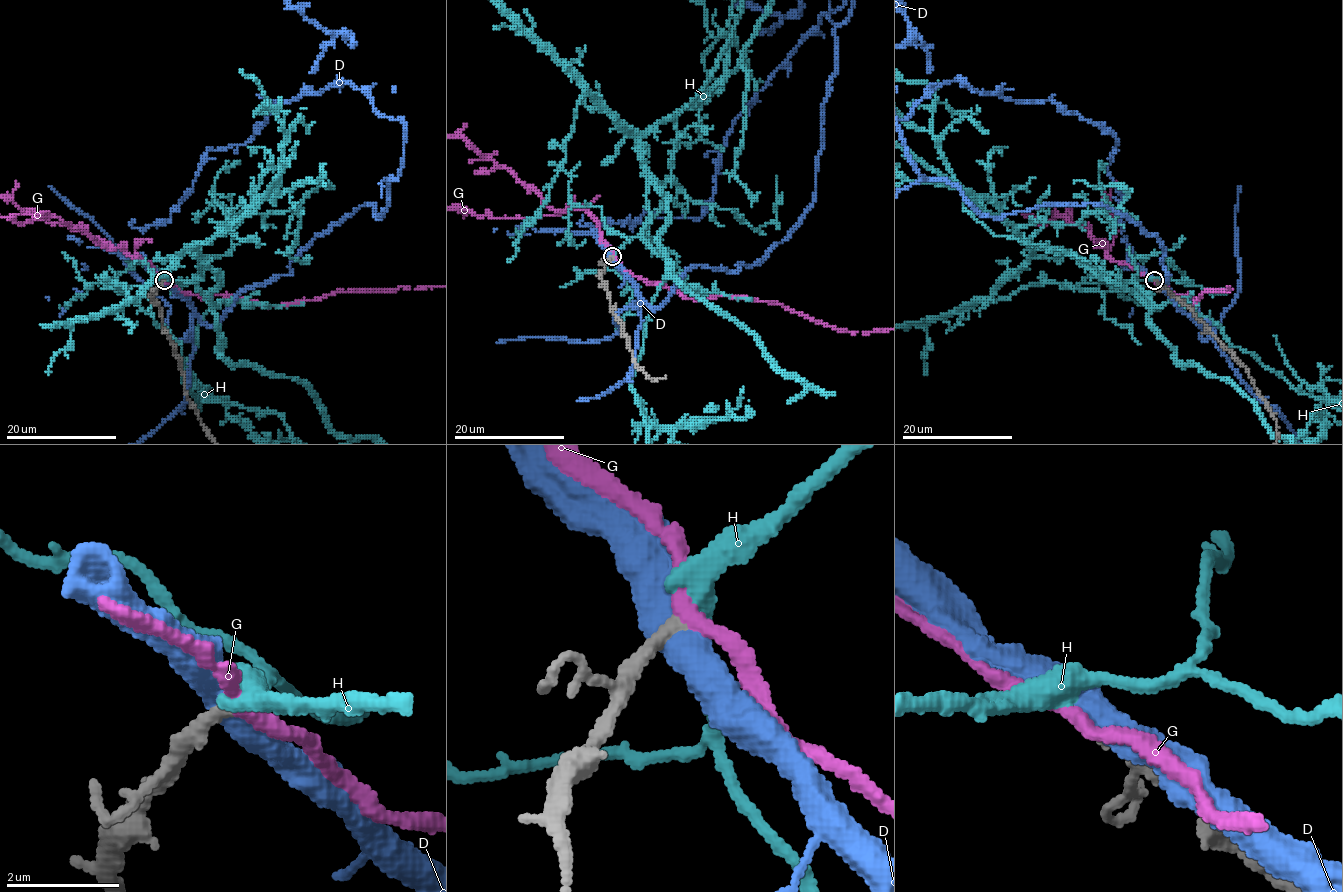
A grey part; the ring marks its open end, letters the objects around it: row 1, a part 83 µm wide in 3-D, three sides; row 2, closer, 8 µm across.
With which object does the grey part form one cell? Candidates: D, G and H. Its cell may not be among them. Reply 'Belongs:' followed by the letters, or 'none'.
Belongs: H

